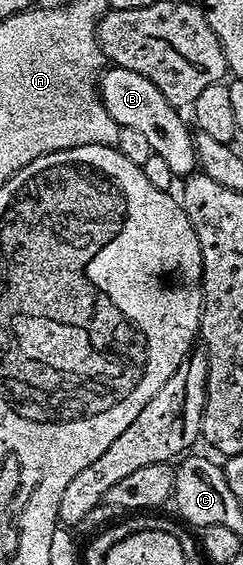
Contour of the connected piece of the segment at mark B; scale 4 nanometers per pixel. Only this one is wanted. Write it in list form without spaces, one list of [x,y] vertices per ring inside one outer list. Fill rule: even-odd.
[[[108,67],[100,74],[98,88],[100,102],[119,123],[120,128],[133,128],[140,134],[145,134],[153,153],[162,155],[162,159],[166,159],[166,164],[177,175],[191,174],[197,168],[194,133],[189,122],[180,118],[181,110],[171,105],[162,91],[158,91],[158,87],[154,87],[154,83],[146,79],[146,75],[138,75],[138,71]]]

